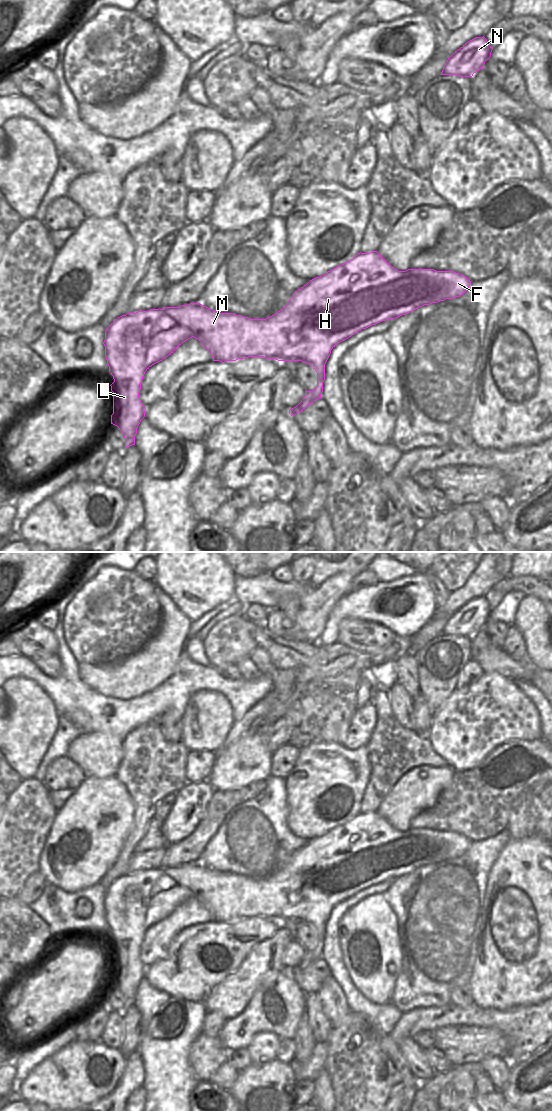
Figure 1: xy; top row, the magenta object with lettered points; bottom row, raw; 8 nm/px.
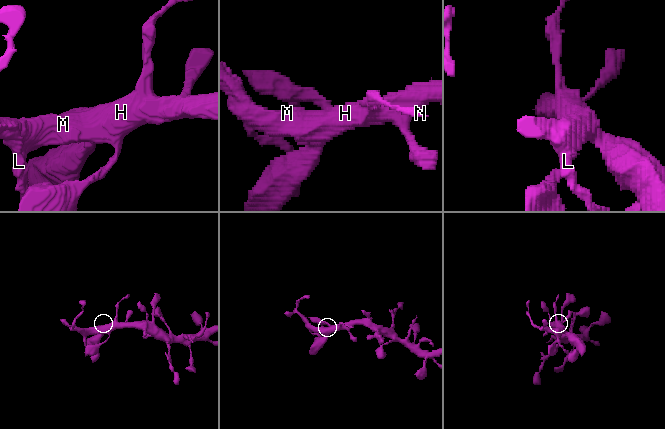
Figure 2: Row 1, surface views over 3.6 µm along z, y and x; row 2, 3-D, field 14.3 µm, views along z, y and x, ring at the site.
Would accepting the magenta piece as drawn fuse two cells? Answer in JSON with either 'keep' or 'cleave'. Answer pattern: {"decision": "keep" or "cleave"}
{"decision": "keep"}

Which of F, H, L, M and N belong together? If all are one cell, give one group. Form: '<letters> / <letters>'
F H L M N

